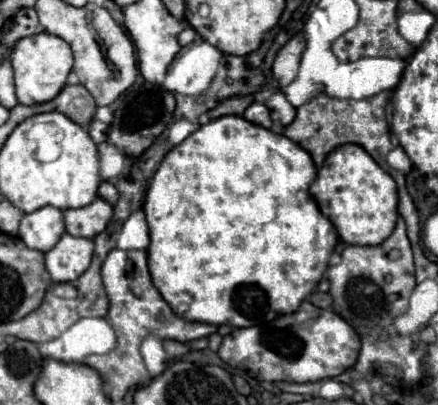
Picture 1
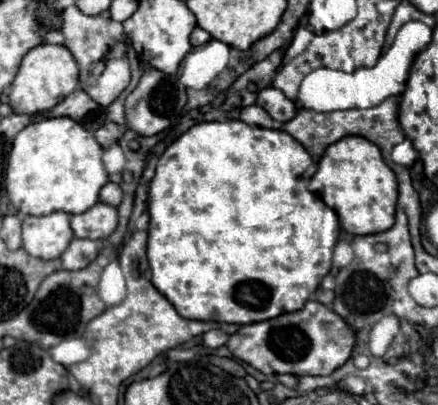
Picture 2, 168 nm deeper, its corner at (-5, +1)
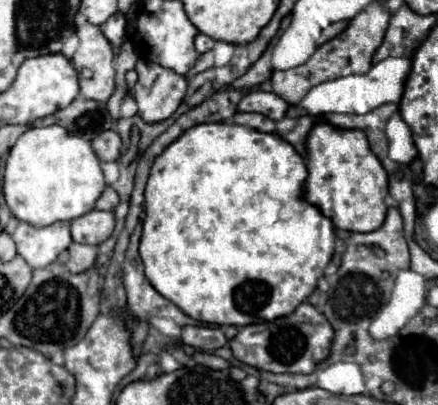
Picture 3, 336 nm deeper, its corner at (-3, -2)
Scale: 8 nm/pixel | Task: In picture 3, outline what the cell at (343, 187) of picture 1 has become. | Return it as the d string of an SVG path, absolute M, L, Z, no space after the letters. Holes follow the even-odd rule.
M319 119L305 139L305 149L309 171L303 185L305 201L317 205L321 213L339 229L367 233L381 227L387 211L385 199L389 177L379 159L371 153L365 133L339 129L325 119Z

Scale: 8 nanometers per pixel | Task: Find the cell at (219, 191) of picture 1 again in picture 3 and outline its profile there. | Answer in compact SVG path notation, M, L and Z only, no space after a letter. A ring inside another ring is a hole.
M201 123L187 129L177 141L173 141L153 163L151 175L145 187L145 219L143 219L143 235L139 245L139 255L145 265L145 277L151 285L171 303L175 303L183 313L189 317L209 323L209 325L251 325L273 321L277 317L285 317L295 311L317 287L319 277L335 251L335 229L331 219L327 219L317 207L307 203L301 195L303 181L307 179L307 167L303 157L285 143L285 139L277 137L275 133L261 133L253 131L251 127L243 125L229 125L229 123Z

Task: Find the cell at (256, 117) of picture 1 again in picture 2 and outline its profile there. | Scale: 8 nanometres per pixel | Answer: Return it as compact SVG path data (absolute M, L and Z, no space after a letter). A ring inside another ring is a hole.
M253 104L251 108L243 108L239 118L247 124L255 124L255 126L261 126L261 128L273 128L275 126L275 120L271 120L267 110L257 106L257 104Z

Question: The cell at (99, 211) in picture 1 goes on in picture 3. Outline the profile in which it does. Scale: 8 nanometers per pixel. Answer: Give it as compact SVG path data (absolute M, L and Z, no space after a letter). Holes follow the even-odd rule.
M93 209L91 213L71 221L71 235L73 241L77 243L99 245L113 233L113 227L115 227L115 215L111 211Z

